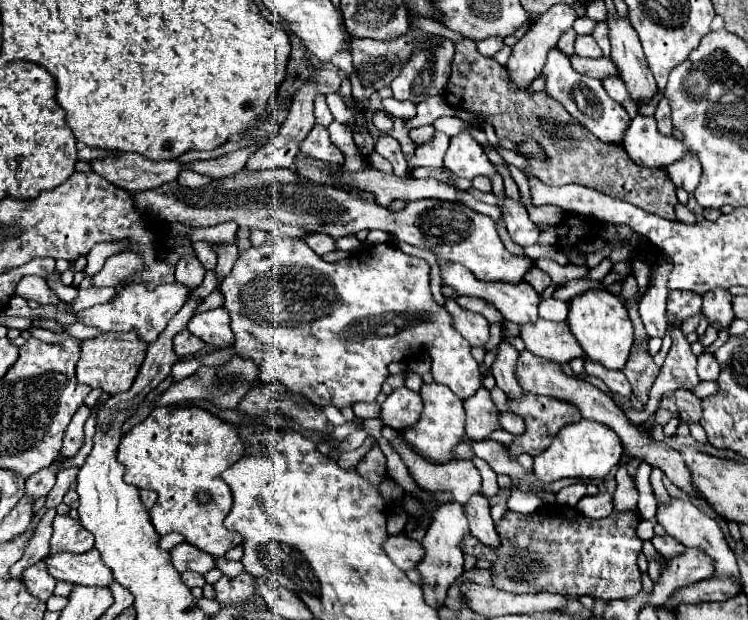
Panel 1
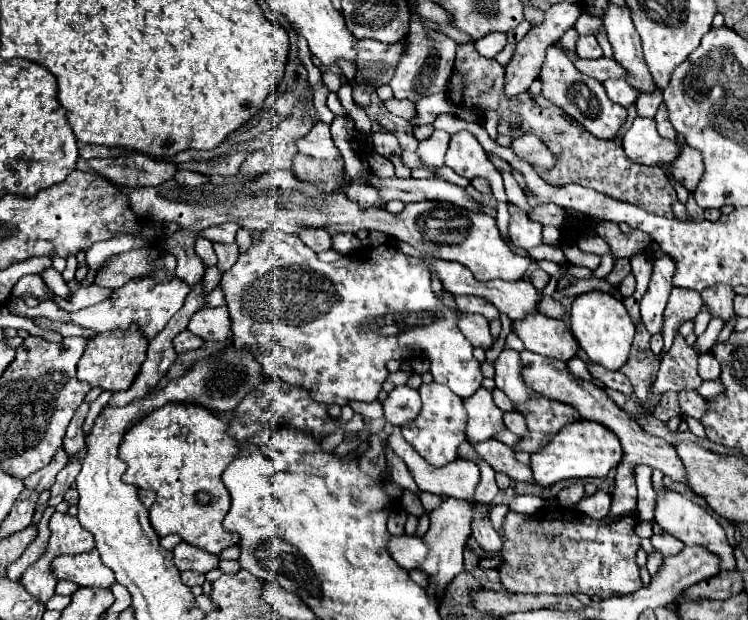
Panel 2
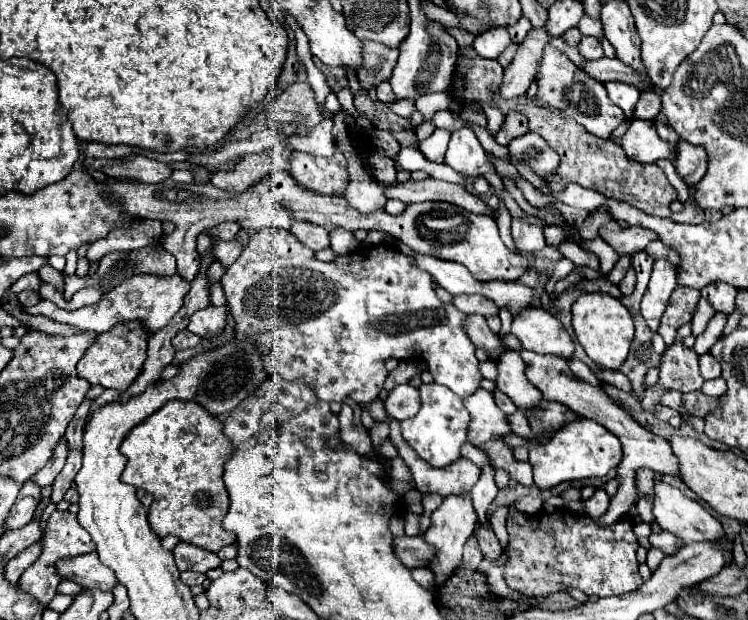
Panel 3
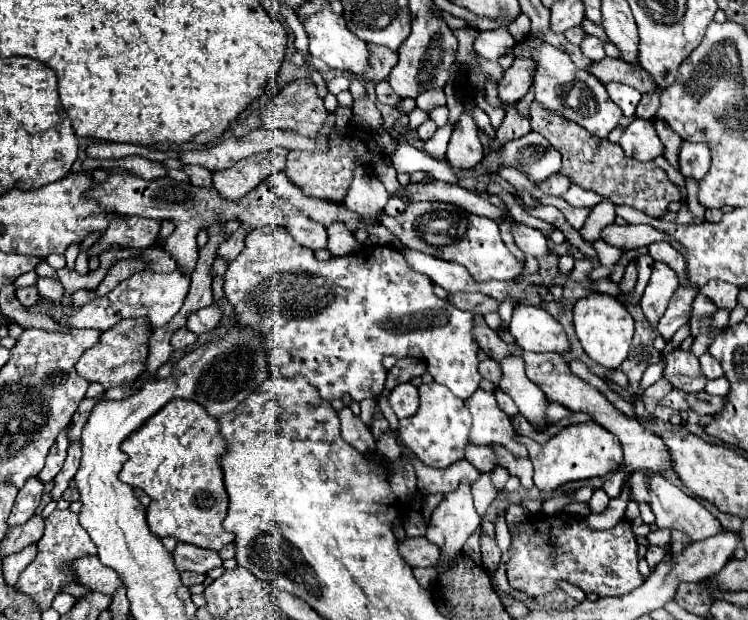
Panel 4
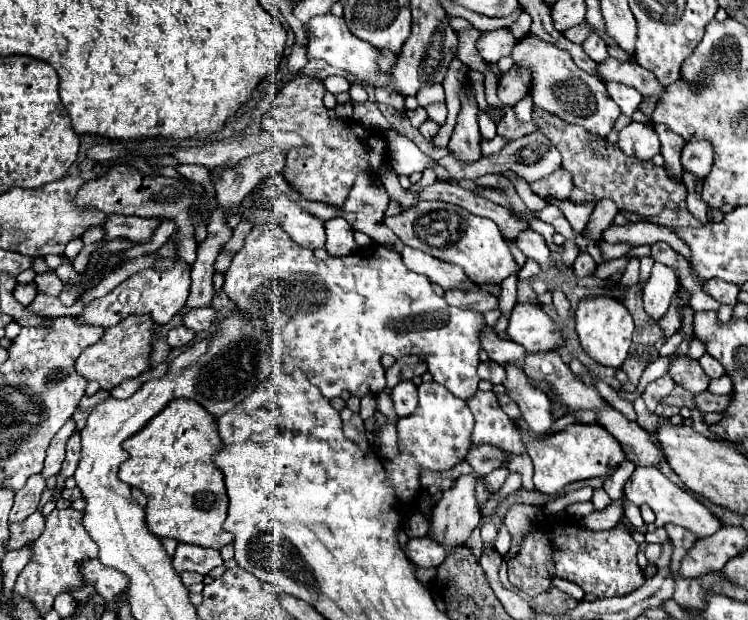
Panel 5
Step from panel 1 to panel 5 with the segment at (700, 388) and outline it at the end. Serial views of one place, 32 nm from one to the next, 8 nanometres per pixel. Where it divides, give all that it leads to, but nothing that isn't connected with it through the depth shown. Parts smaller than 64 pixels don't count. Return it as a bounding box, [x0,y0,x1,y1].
[710,376,732,394]

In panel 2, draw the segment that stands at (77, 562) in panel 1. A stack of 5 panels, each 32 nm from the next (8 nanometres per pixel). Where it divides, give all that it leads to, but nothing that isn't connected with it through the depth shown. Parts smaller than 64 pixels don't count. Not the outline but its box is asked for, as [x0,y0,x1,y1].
[52,550,116,588]

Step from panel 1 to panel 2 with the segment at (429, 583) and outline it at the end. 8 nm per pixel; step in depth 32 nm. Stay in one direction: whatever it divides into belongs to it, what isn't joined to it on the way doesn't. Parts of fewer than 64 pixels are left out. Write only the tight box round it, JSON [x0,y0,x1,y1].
[420,498,472,598]

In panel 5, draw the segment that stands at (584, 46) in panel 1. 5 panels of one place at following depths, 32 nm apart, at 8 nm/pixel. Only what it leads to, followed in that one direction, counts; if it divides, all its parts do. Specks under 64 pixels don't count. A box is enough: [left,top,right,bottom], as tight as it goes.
[582,34,608,62]

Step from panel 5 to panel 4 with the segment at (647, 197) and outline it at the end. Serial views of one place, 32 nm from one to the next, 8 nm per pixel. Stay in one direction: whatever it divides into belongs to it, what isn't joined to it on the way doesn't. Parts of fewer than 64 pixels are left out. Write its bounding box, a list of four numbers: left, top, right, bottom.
[530,102,682,216]

